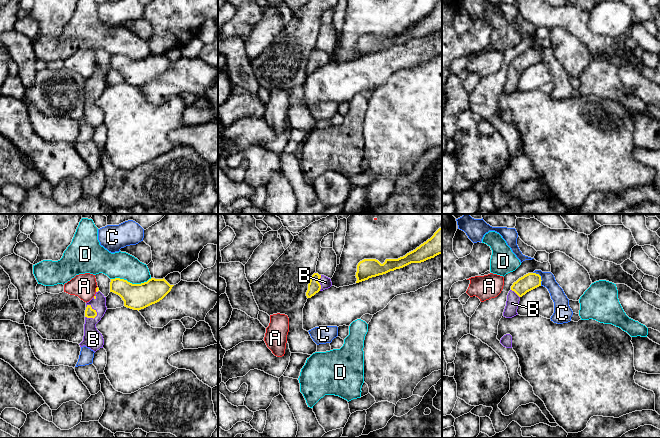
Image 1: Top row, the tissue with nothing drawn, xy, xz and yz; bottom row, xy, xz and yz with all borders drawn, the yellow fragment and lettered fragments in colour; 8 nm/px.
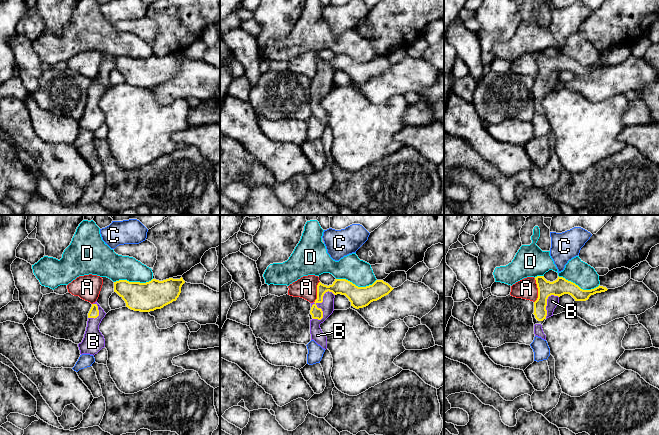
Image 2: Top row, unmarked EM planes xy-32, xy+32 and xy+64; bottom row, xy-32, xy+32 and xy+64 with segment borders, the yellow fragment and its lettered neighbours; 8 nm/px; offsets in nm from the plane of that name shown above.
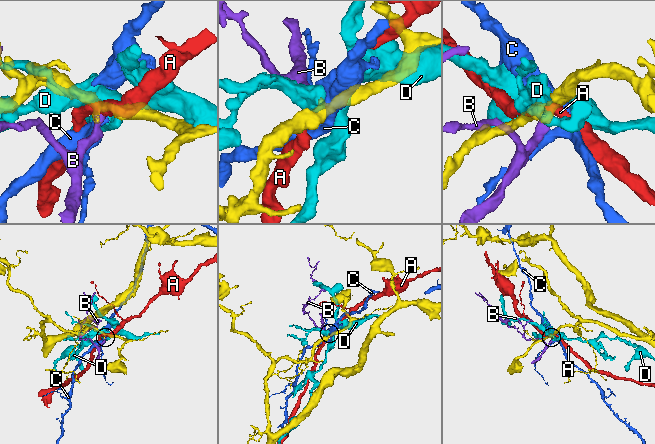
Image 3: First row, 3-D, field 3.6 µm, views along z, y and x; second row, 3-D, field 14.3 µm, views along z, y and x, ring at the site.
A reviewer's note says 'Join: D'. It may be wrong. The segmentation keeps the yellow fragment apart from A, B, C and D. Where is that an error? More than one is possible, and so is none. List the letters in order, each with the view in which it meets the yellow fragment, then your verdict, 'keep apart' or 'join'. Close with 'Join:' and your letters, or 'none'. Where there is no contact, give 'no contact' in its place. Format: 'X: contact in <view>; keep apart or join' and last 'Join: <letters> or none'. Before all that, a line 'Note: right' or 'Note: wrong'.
Note: wrong
A: contact in xy; keep apart
B: contact in xy; join
C: contact in yz; keep apart
D: contact in xy; keep apart
Join: B

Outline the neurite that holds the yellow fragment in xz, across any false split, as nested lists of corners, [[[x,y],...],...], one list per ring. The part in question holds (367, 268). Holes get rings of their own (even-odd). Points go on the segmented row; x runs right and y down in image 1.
[[[442,227],[415,250],[398,259],[386,259],[381,264],[376,259],[364,259],[357,265],[356,283],[403,268],[411,263],[421,263],[442,254]]]

